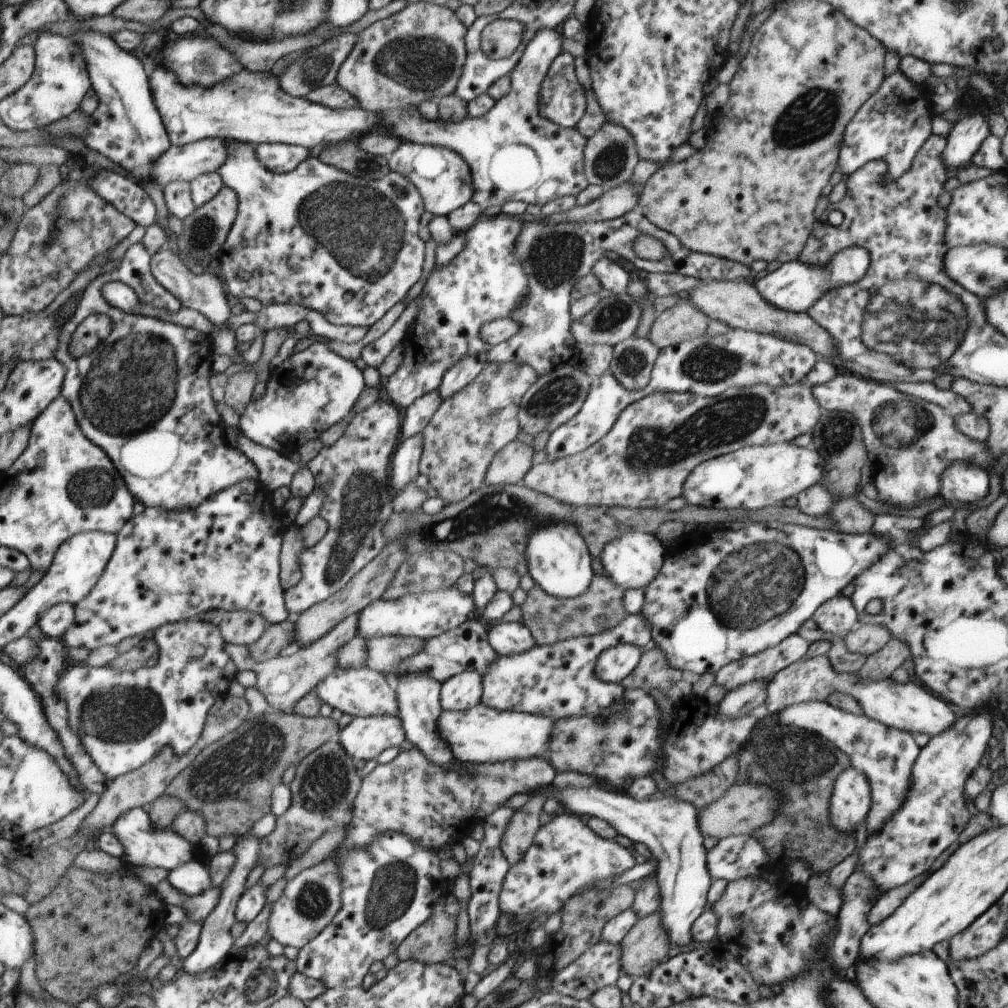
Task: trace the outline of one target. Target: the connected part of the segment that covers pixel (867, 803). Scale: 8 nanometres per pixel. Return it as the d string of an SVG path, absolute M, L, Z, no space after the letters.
M846 768L836 779L830 798L830 826L834 826L842 834L855 834L857 827L866 824L871 807L871 788L866 774L858 772L857 768Z

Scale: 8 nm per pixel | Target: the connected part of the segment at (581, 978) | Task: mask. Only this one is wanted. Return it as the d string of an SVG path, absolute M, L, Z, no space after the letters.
M600 940L592 948L586 949L586 952L583 952L568 966L551 974L550 990L578 1000L589 1000L598 988L613 986L616 983L616 980L622 974L621 954L621 944L610 944L606 940Z

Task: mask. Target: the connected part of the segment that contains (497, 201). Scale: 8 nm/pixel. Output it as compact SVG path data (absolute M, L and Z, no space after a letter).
M542 28L540 32L532 33L523 44L522 56L512 69L510 76L510 92L503 96L496 104L480 117L467 116L458 122L442 122L442 120L426 120L420 112L412 108L404 107L393 111L376 112L382 118L382 127L389 135L396 138L404 138L412 144L432 145L442 148L450 148L462 156L472 173L472 202L478 204L481 212L491 206L501 207L510 201L520 201L528 204L542 206L551 200L564 196L577 197L588 184L584 172L584 151L587 138L575 127L560 127L540 111L542 82L546 78L550 64L558 58L562 52L563 36L560 29L550 30Z

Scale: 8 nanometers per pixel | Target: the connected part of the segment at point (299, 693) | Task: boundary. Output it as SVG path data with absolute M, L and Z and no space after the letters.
M358 614L347 616L342 622L339 622L328 634L325 634L308 646L298 646L277 657L271 658L264 662L256 662L252 660L248 647L232 644L231 642L224 644L226 652L234 664L238 672L242 670L251 670L256 673L258 682L257 688L264 694L269 708L287 712L289 708L295 706L305 694L308 694L313 688L318 686L328 674L332 674L338 665L338 650L347 642L350 642L358 633Z

